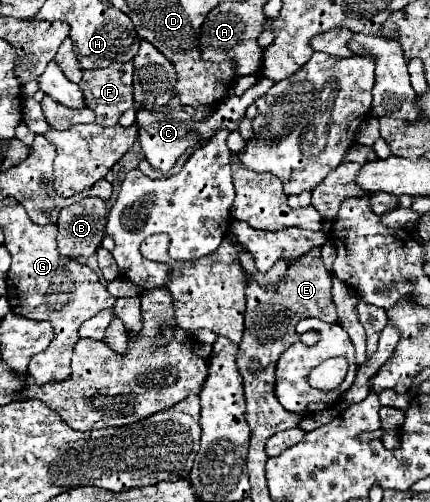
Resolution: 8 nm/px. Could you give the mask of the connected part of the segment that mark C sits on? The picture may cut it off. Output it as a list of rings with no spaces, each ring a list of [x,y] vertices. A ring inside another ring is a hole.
[[[258,76],[258,80],[256,80],[254,86],[250,86],[242,96],[230,96],[230,98],[226,98],[226,102],[222,106],[218,106],[214,110],[214,114],[210,118],[206,118],[206,120],[194,120],[184,110],[170,110],[170,112],[148,112],[148,110],[140,110],[136,114],[138,140],[140,140],[140,146],[142,146],[142,152],[144,152],[146,160],[154,168],[158,168],[162,172],[168,172],[186,150],[190,150],[194,146],[206,144],[222,128],[224,130],[236,130],[240,118],[246,112],[246,108],[254,102],[254,98],[260,98],[262,94],[266,94],[272,88],[272,84],[274,84],[272,78]]]

